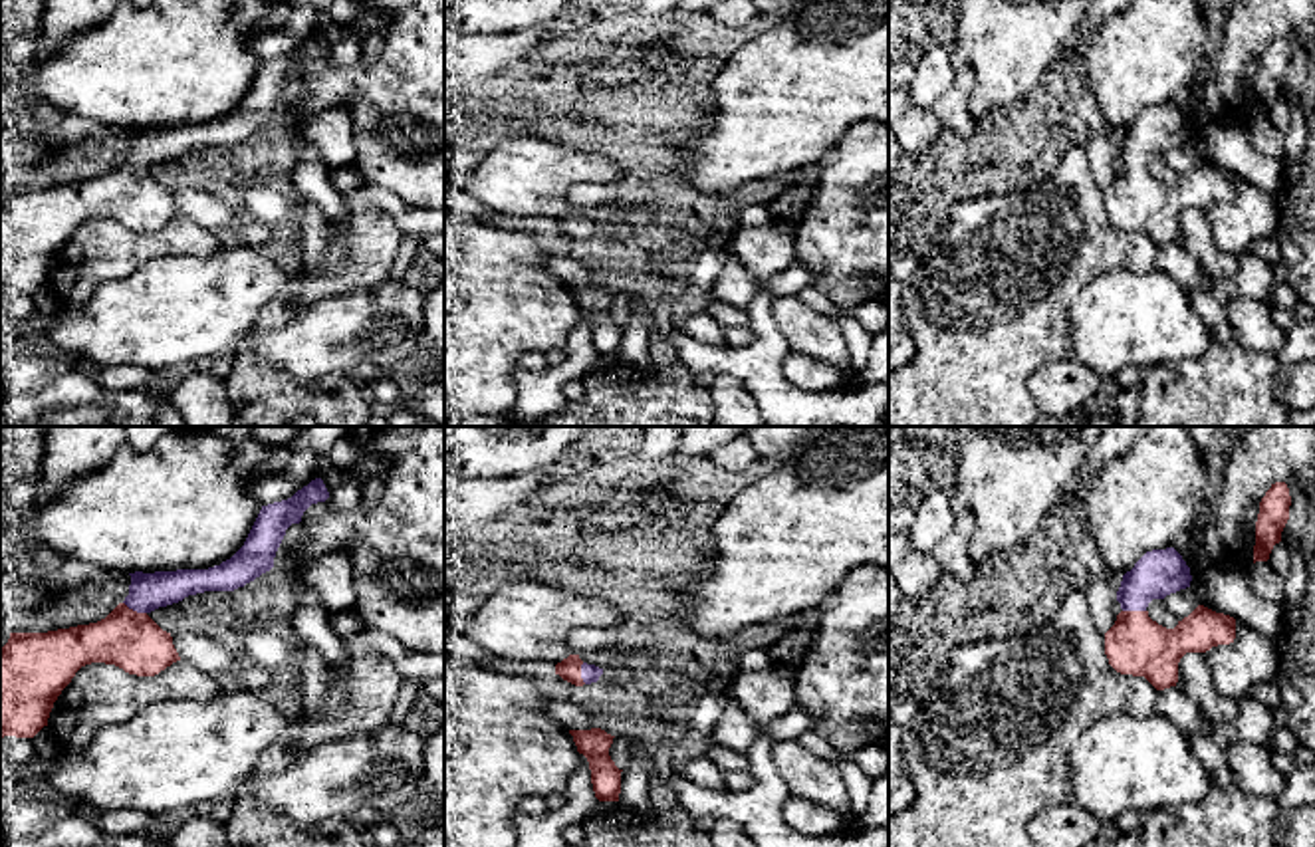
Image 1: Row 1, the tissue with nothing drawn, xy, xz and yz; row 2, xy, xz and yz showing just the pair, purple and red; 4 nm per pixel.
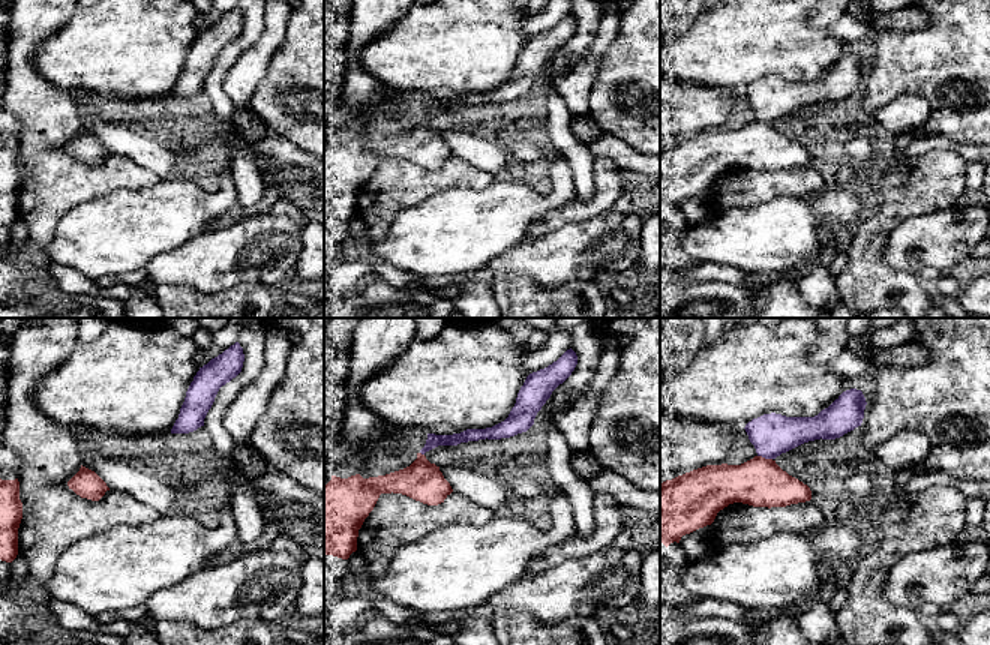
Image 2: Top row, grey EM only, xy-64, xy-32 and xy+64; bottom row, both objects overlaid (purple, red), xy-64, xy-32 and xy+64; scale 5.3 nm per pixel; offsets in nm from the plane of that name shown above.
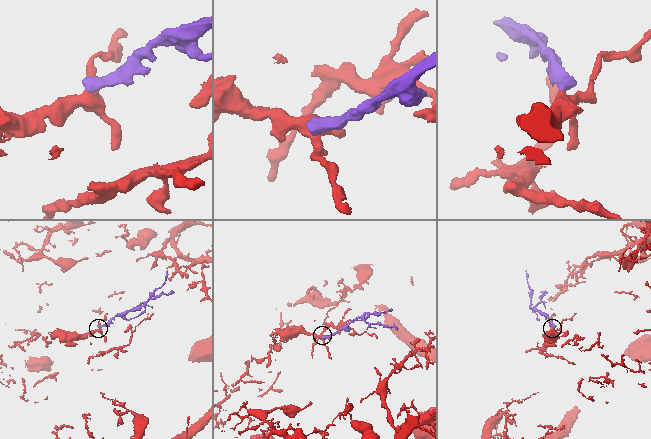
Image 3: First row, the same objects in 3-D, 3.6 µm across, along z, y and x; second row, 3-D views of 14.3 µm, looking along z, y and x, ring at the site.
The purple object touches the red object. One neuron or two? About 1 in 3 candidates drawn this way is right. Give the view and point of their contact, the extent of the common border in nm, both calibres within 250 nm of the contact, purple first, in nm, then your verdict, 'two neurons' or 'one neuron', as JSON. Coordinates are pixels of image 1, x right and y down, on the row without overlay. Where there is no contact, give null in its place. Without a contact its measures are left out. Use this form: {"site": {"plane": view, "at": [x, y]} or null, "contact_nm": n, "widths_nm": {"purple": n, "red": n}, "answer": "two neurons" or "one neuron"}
{"site": {"plane": "xy", "at": [135, 165]}, "contact_nm": 110, "widths_nm": {"purple": 160, "red": 240}, "answer": "one neuron"}

